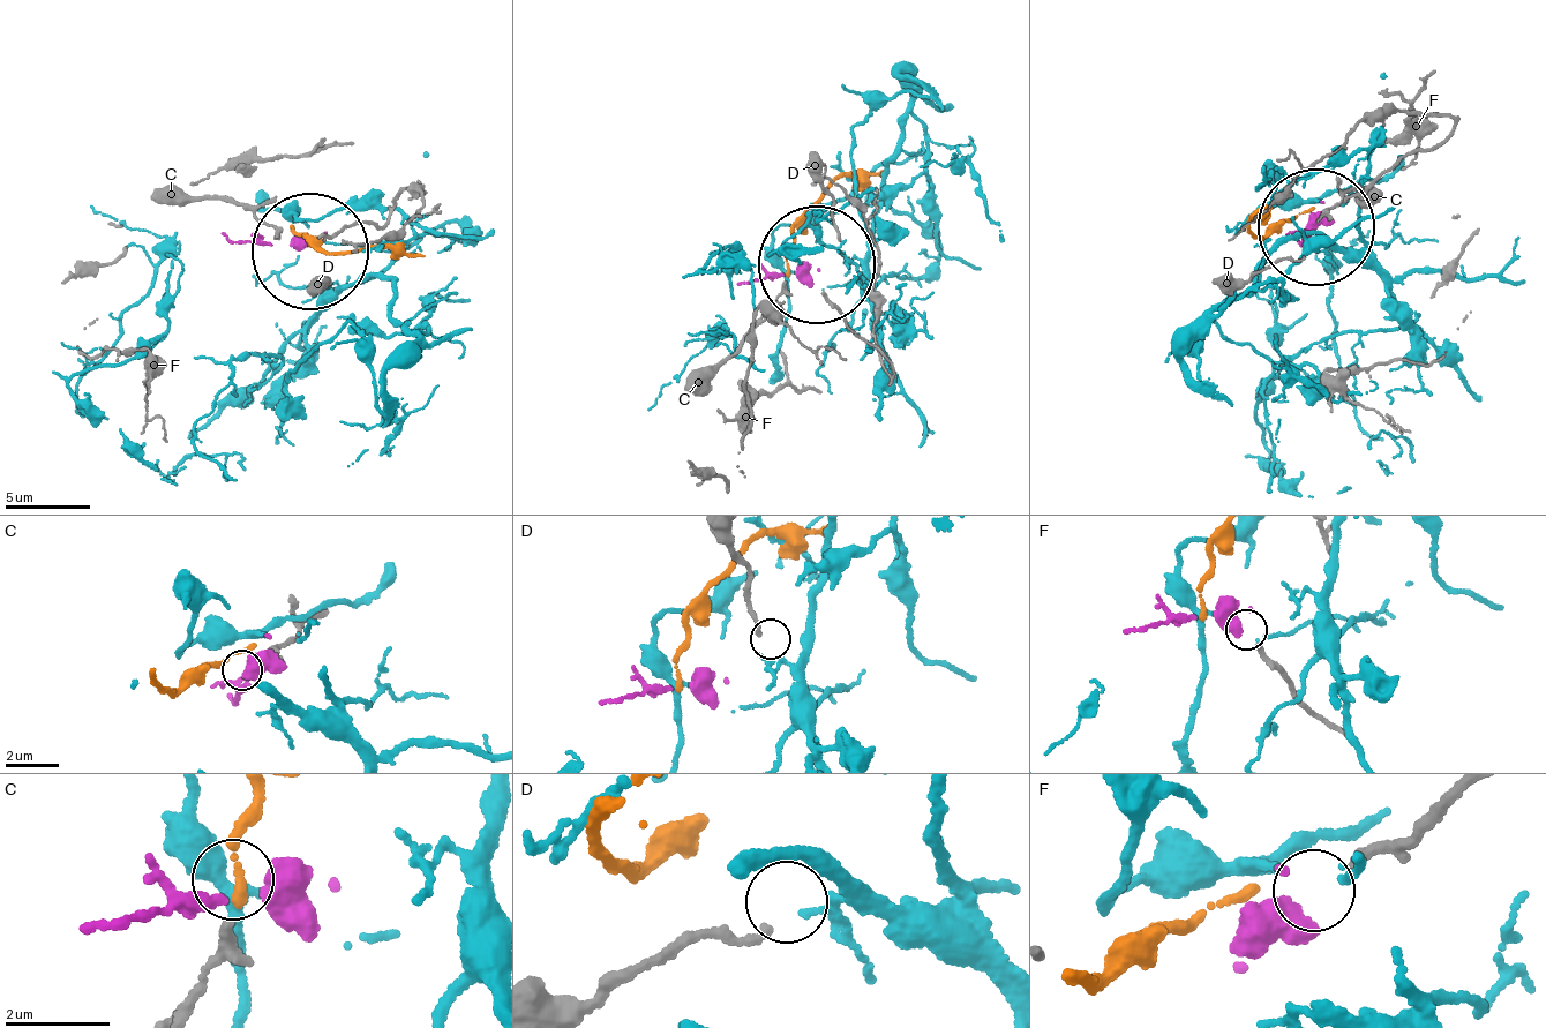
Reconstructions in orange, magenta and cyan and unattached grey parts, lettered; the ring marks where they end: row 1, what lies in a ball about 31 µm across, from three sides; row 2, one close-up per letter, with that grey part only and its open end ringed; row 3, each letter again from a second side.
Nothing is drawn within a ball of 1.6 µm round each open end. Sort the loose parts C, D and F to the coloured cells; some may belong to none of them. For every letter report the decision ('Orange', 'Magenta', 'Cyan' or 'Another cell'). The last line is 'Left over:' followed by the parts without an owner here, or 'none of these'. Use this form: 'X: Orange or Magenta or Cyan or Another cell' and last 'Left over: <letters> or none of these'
C: Another cell
D: Cyan
F: Magenta
Left over: C

